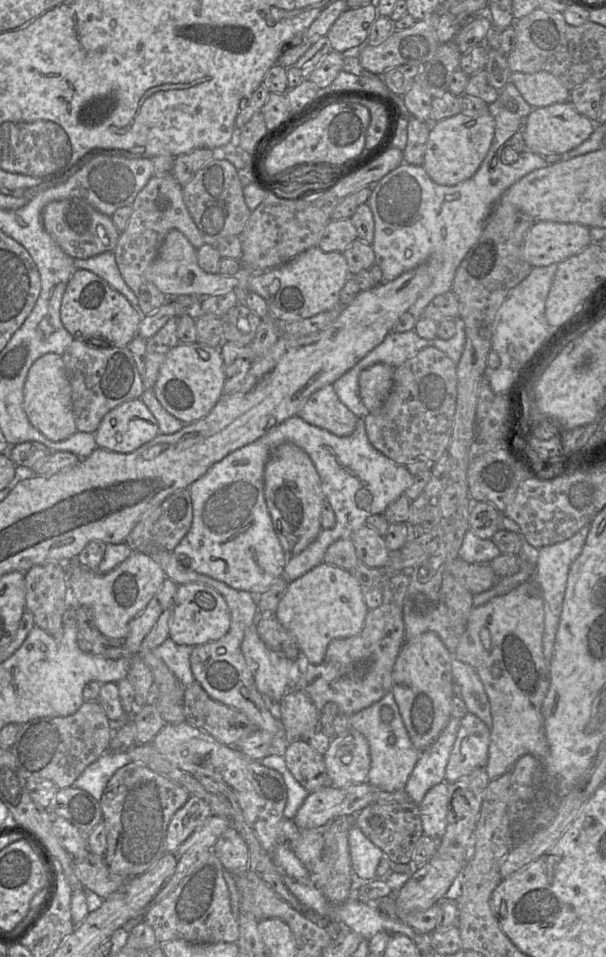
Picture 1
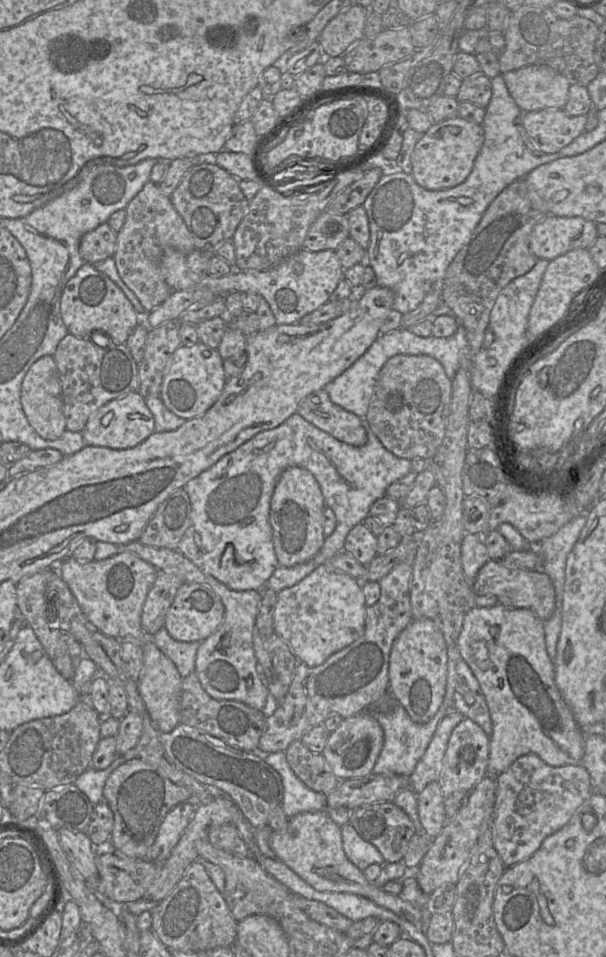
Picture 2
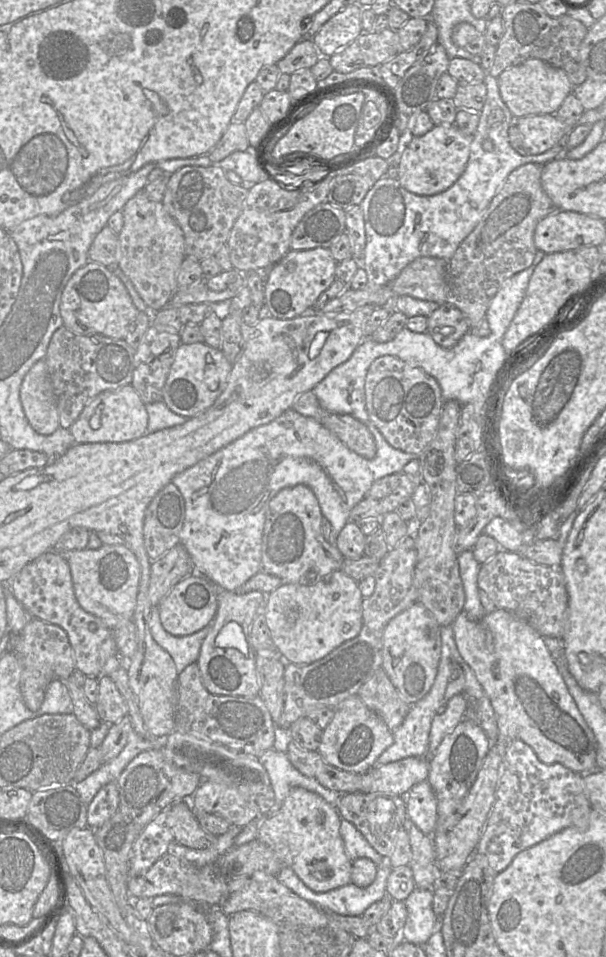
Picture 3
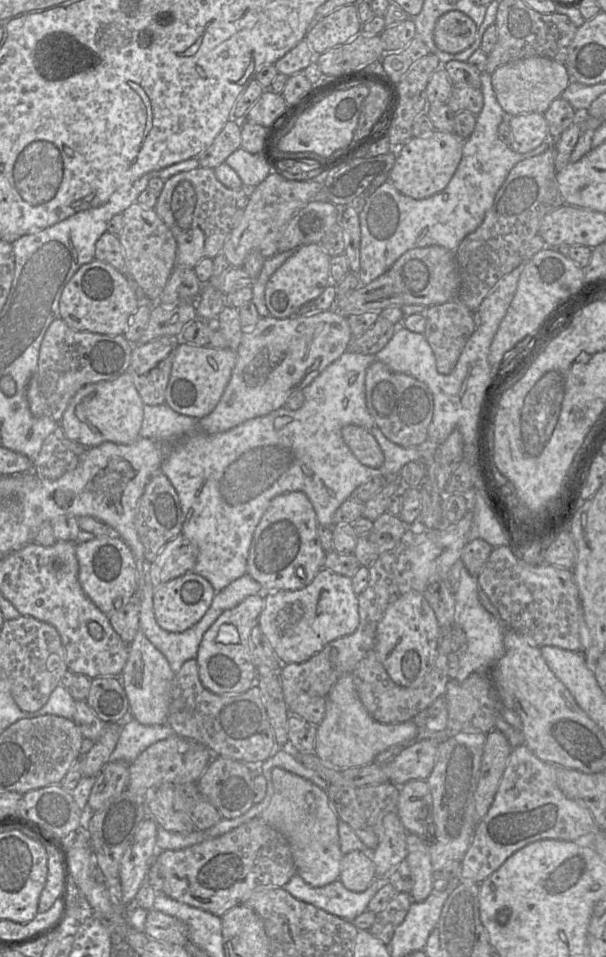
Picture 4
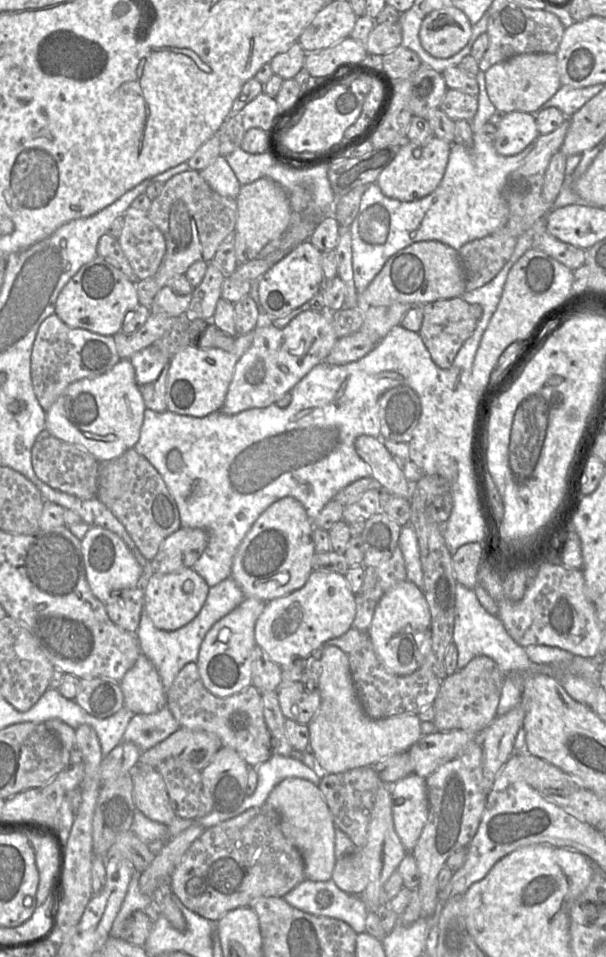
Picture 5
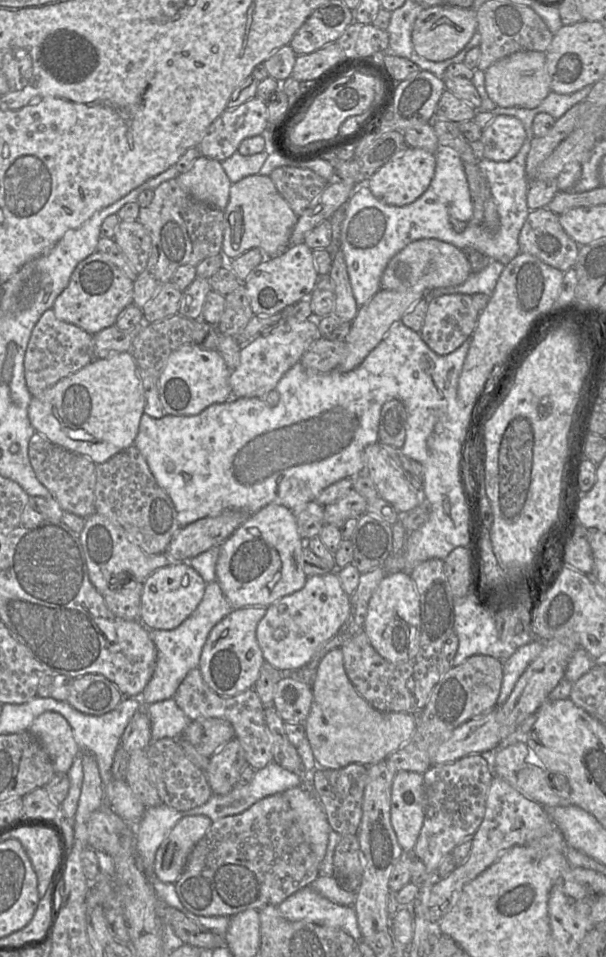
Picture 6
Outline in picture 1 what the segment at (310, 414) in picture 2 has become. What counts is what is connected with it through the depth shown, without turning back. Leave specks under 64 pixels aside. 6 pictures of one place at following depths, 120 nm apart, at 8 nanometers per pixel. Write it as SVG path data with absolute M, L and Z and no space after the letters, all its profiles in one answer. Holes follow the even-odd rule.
M332 384L313 393L298 415L340 437L352 435L358 421L358 417L339 399Z

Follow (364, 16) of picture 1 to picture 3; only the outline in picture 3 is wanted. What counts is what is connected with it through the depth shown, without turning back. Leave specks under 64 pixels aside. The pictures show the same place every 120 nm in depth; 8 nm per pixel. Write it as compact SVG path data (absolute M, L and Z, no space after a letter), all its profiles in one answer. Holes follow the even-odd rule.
M351 4L333 15L311 37L319 58L329 58L337 51L353 42L360 34L362 28L362 7Z

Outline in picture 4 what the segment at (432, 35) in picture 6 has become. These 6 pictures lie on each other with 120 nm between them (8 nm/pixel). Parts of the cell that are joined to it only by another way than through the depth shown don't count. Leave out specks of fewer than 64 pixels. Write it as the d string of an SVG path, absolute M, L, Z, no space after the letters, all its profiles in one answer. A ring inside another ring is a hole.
M449 11L436 22L433 39L436 47L448 54L457 54L475 41L477 27L473 20L460 11Z

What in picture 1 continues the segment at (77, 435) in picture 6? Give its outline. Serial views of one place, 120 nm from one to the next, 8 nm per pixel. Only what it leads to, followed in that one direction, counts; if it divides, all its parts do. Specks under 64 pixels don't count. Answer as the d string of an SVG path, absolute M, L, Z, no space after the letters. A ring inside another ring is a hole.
M141 398L109 411L94 433L98 447L119 453L131 453L158 434L158 422Z

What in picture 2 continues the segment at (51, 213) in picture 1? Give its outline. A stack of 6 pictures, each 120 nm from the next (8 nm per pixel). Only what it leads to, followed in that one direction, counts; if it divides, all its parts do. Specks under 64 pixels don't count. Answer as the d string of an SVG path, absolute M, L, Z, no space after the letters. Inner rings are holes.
M105 222L82 236L79 253L85 263L97 263L114 255L116 242L117 233Z

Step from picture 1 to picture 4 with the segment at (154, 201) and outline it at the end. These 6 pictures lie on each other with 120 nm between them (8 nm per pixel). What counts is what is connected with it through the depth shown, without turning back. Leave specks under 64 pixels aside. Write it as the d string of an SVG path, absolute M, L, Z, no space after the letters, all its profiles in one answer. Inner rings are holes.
M134 202L122 215L123 228L118 238L123 249L128 275L139 287L143 297L156 303L175 267L177 242L154 209L144 208Z

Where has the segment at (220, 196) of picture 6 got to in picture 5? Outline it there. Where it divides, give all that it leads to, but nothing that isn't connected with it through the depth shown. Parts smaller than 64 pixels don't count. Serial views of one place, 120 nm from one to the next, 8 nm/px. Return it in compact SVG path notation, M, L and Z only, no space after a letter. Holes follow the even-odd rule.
M218 156L199 173L208 185L220 195L232 199L237 198L241 184L226 161L225 156Z

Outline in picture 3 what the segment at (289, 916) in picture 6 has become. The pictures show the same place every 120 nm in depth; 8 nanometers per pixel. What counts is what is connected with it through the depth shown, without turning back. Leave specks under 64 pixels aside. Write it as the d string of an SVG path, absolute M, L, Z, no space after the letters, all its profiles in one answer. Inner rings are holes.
M380 864L377 869L377 874L374 881L367 887L358 887L353 883L338 887L327 892L314 892L309 889L296 875L296 873L288 866L283 866L276 878L279 882L292 890L299 897L309 901L324 912L333 912L345 916L362 916L364 911L374 902L381 900L386 894L387 879L392 871L392 867L385 864Z

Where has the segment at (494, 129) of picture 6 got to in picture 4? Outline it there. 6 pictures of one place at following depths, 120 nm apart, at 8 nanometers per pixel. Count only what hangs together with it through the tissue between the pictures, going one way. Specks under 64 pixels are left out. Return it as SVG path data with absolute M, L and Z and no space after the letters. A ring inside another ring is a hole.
M528 113L510 117L512 142L509 146L517 153L527 153L549 139L548 124L543 114Z

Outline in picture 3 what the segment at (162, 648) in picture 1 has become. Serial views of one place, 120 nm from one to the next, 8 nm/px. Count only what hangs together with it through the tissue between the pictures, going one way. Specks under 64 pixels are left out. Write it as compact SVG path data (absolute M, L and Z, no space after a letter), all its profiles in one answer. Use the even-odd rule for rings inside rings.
M152 606L149 618L150 633L155 642L173 659L178 674L189 664L197 663L203 640L210 631L210 625L186 636L173 636L163 628L158 606Z

